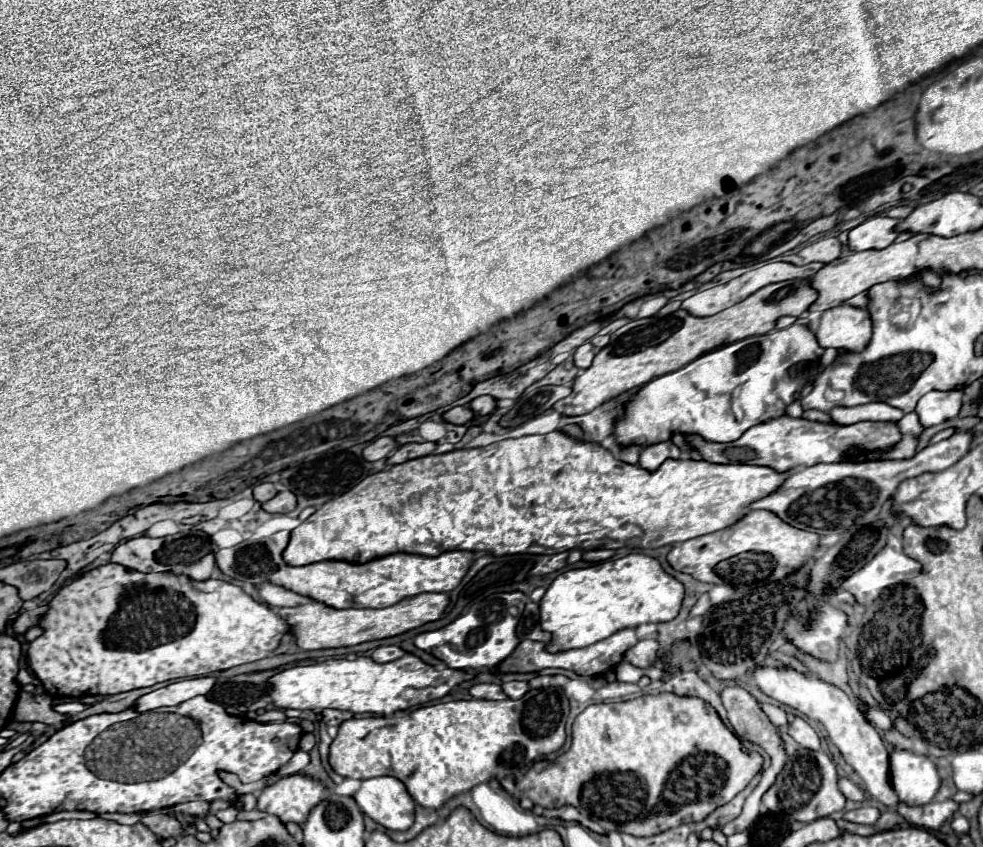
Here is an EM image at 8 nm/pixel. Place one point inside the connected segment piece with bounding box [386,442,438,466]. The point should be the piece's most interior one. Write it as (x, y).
(409, 451)

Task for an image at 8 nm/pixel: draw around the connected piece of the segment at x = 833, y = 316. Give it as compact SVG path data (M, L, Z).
M836 306L822 314L816 340L822 348L864 350L872 336L868 312L852 306Z

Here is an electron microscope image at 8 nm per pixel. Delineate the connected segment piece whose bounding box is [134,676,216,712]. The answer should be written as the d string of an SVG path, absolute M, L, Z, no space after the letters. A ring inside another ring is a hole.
M204 676L204 678L184 678L178 682L172 682L168 686L162 686L150 694L144 694L136 702L138 712L150 712L162 706L176 706L180 702L186 702L198 694L208 694L216 684L216 678Z

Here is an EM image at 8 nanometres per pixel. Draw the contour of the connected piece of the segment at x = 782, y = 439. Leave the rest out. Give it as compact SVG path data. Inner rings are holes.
M780 416L776 420L768 420L750 428L740 436L740 440L732 444L704 444L704 440L696 440L696 436L686 436L692 448L696 448L706 462L712 464L752 464L752 466L768 466L780 474L800 468L800 466L816 466L822 462L846 462L864 452L890 450L902 440L902 432L896 422L856 422L850 426L840 424L824 424L810 422L806 418L790 418Z

